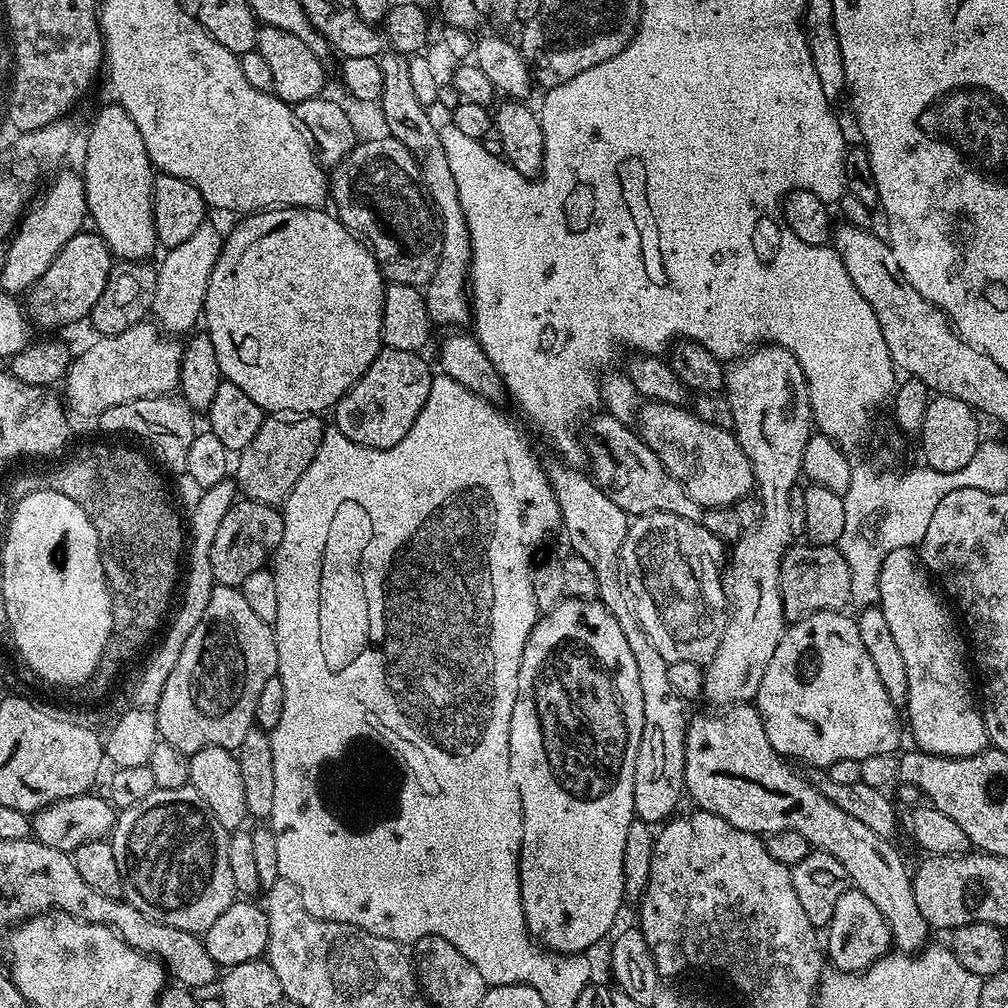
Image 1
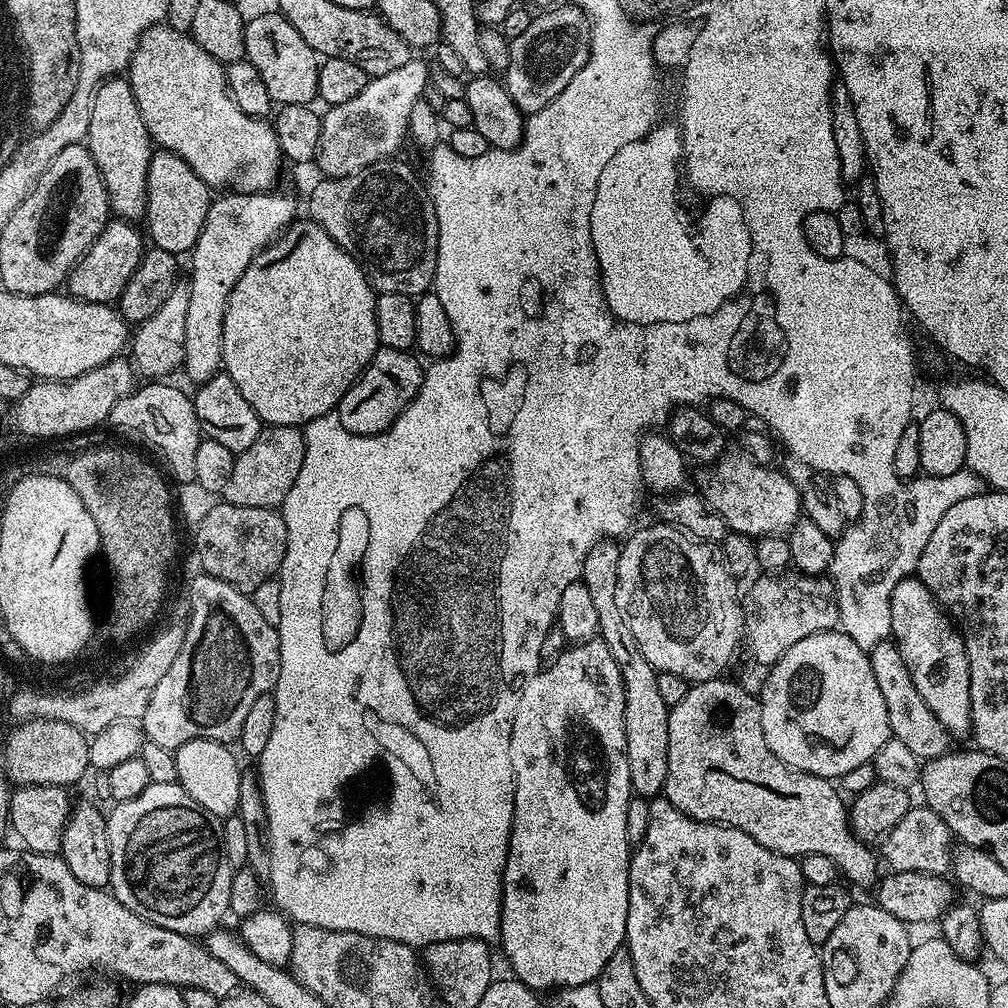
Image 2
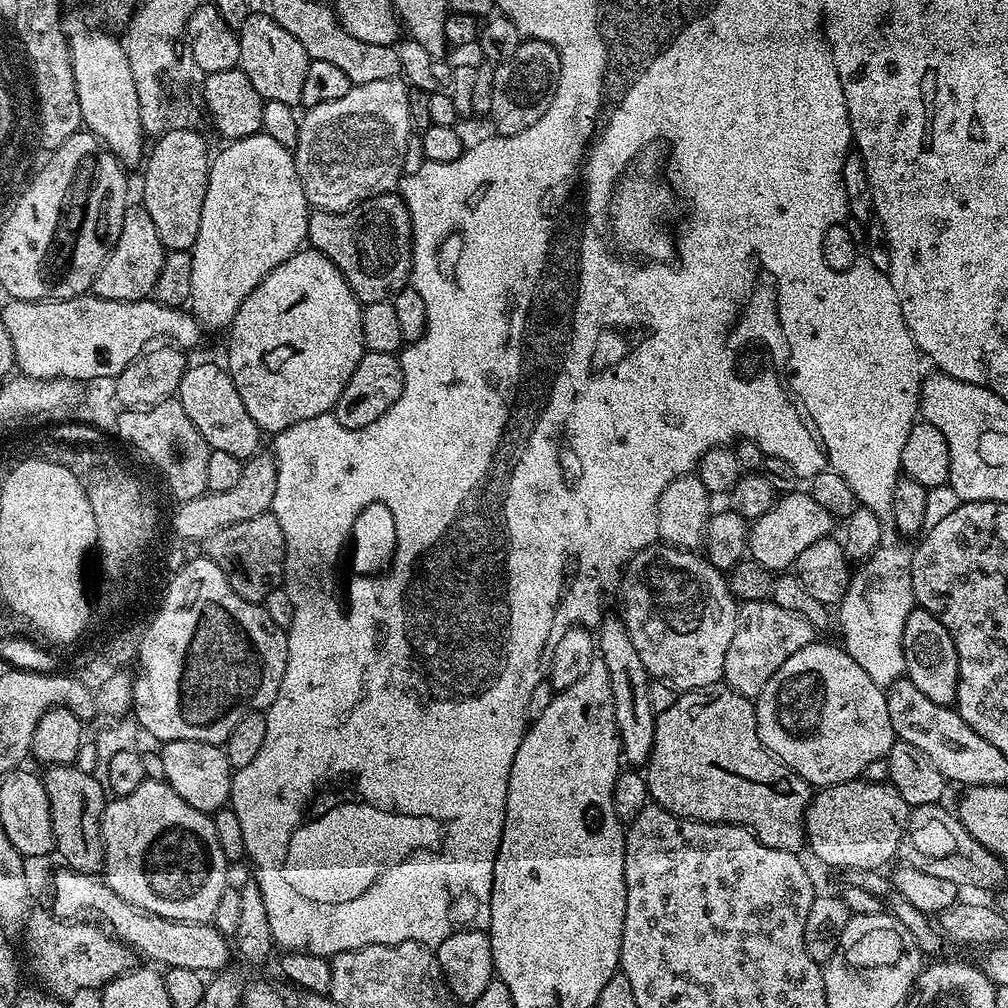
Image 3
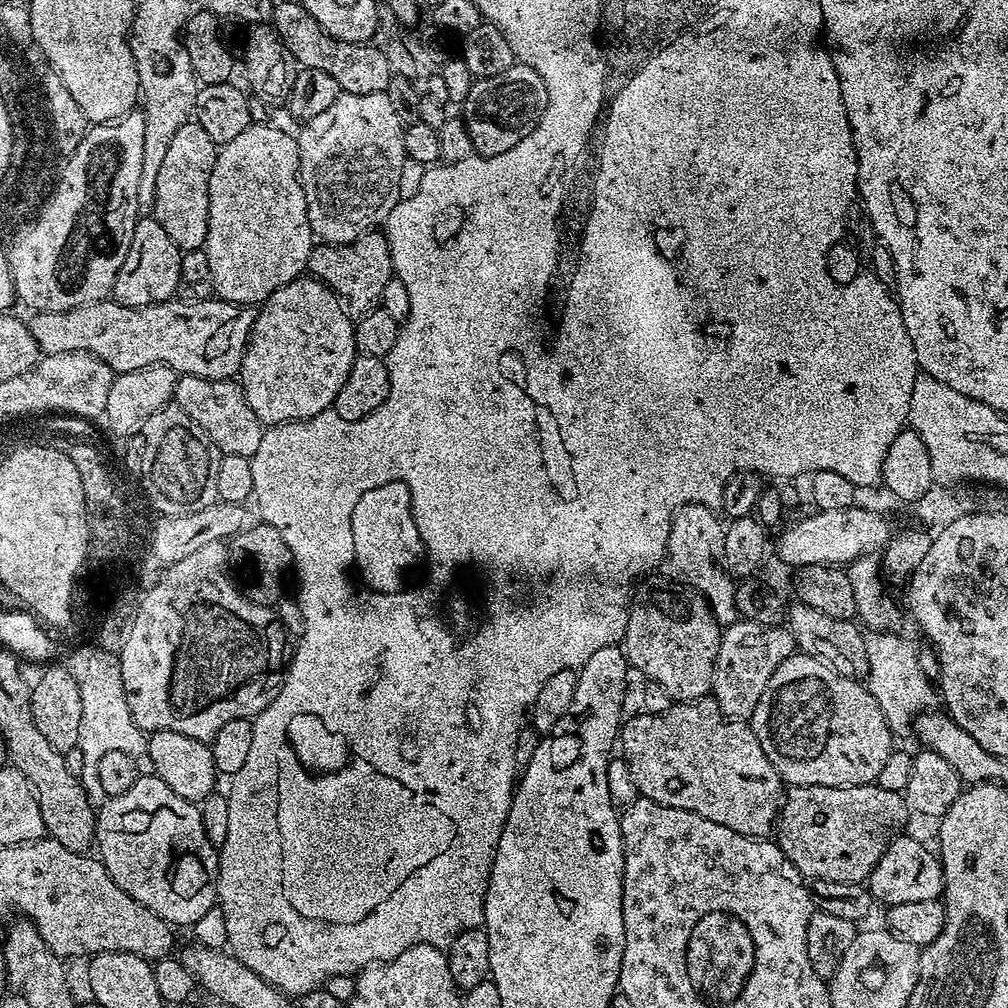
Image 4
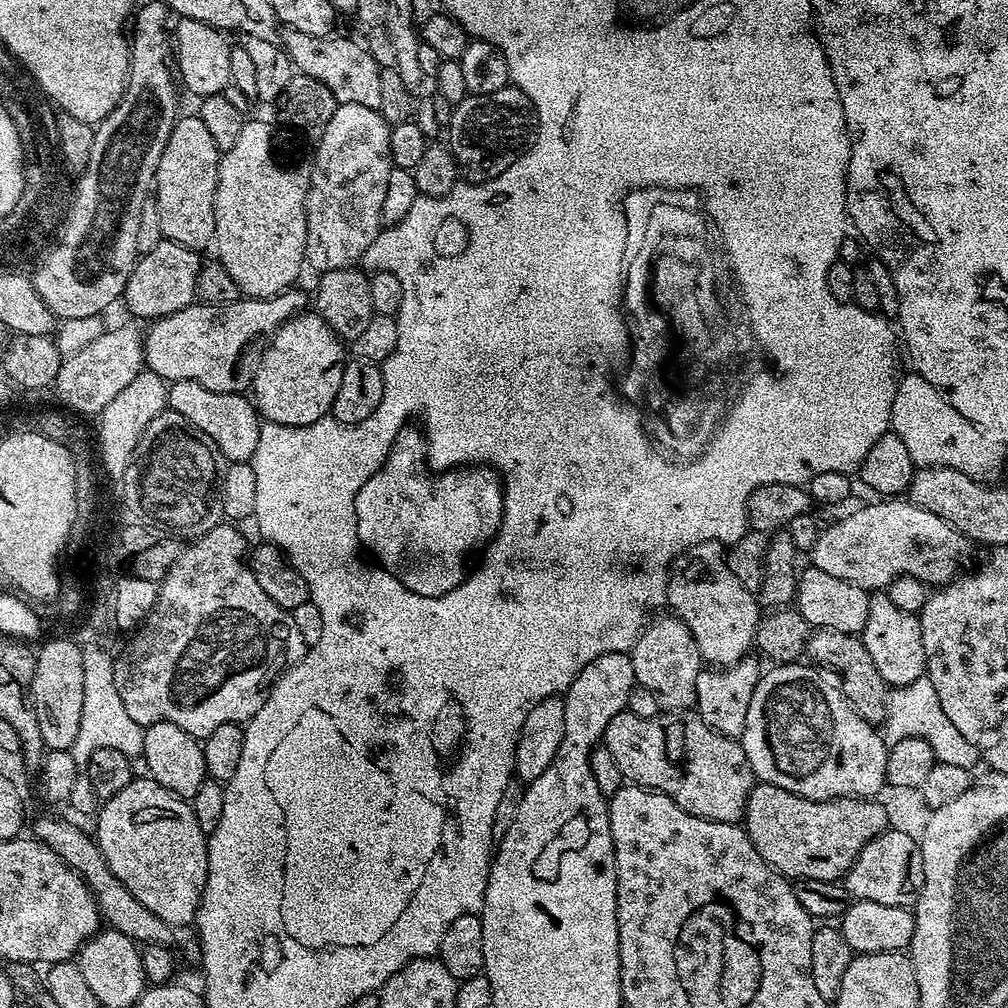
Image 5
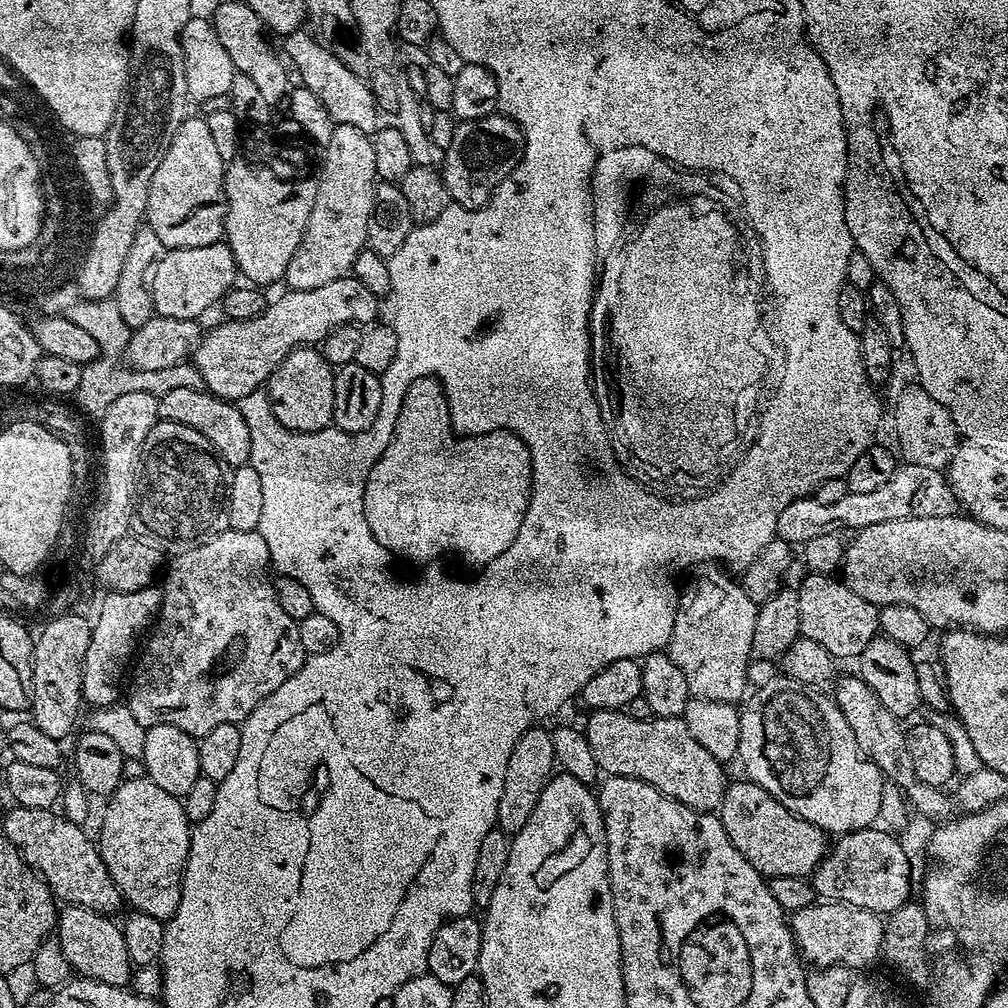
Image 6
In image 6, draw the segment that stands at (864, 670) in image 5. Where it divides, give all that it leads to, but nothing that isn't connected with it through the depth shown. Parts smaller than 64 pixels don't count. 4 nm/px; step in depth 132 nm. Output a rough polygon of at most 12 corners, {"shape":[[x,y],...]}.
{"shape":[[853,674],[835,681],[865,756],[932,822],[953,815],[953,797],[914,774],[906,728]]}

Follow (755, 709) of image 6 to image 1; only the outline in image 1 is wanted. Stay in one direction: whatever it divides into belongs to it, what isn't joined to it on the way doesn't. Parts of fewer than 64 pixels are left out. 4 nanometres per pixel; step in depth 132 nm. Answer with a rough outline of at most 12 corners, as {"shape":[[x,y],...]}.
{"shape":[[844,610],[789,623],[754,707],[779,756],[891,756],[901,713]]}

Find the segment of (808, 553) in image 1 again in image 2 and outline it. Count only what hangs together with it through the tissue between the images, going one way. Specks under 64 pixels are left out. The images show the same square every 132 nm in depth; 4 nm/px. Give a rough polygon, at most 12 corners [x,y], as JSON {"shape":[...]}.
{"shape":[[764,574],[742,600],[744,646],[764,668],[839,625],[836,586]]}

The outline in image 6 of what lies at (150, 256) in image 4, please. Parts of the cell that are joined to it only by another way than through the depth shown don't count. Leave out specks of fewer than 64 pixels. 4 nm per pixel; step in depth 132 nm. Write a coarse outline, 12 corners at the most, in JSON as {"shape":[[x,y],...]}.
{"shape":[[227,242],[167,249],[153,313],[199,321],[237,280]]}

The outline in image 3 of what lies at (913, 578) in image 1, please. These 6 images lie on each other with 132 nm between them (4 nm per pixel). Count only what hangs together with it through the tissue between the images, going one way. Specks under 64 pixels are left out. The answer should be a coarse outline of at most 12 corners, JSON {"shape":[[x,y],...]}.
{"shape":[[913,607],[904,627],[906,678],[955,705],[958,654],[946,626]]}

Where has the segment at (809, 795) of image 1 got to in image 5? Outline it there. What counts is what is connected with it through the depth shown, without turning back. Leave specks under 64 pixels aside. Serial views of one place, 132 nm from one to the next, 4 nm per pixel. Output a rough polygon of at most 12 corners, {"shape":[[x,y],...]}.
{"shape":[[695,711],[610,718],[627,783],[703,820],[743,821],[743,743]]}

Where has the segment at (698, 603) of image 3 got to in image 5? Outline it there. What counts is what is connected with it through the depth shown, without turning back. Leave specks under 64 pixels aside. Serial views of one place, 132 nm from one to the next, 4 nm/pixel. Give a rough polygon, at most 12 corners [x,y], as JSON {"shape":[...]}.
{"shape":[[674,614],[649,619],[630,653],[665,713],[696,703],[702,671]]}

